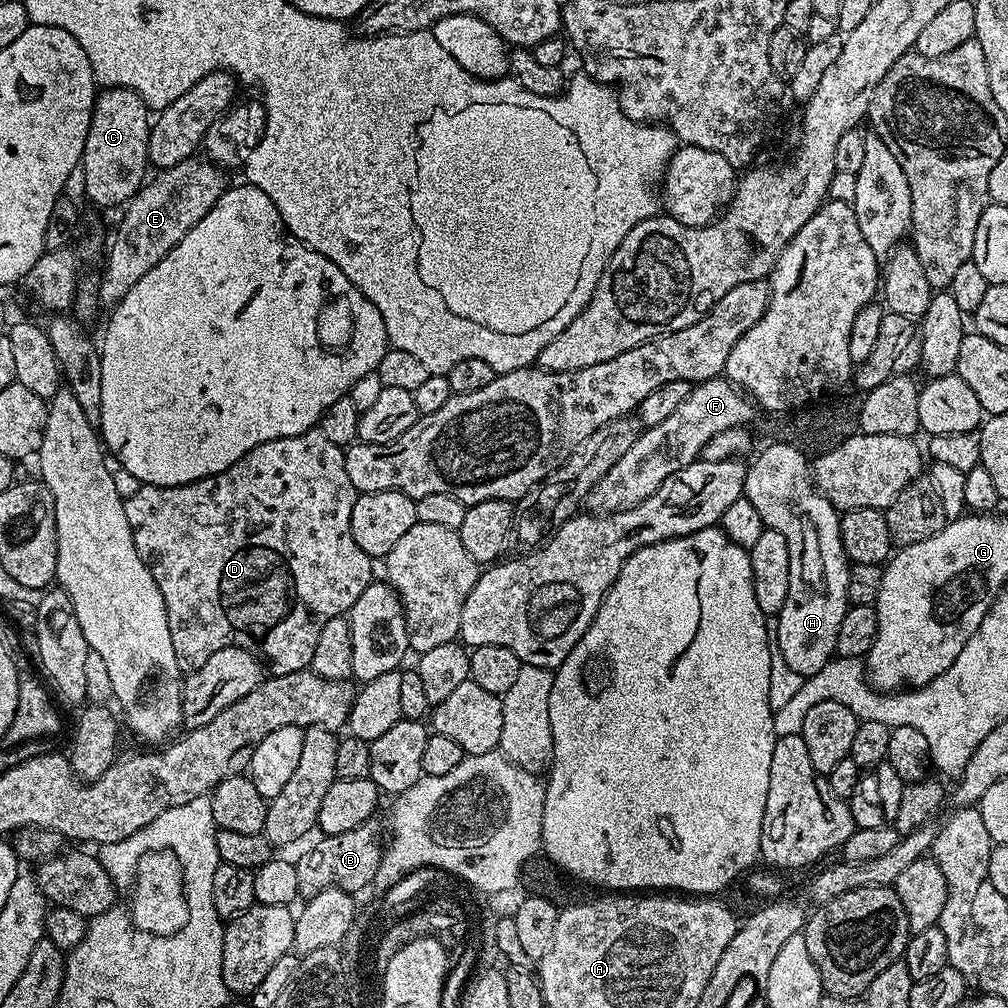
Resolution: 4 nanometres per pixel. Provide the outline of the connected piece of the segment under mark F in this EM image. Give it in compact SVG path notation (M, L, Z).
M726 378L703 380L693 387L691 394L678 405L674 414L670 414L670 418L666 418L666 422L658 422L641 431L634 446L630 446L630 450L626 450L626 454L622 454L622 458L618 458L618 462L614 462L614 466L610 466L592 487L587 507L592 507L589 509L593 513L607 514L638 506L638 502L654 494L670 476L701 459L706 442L710 442L714 434L751 425L752 408L753 401Z

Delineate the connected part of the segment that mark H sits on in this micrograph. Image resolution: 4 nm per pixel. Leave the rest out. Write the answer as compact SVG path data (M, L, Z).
M769 443L769 448L757 451L747 465L744 494L758 509L765 528L778 530L790 546L790 590L786 594L786 606L782 606L778 620L778 634L774 641L775 651L785 660L786 666L802 677L813 676L836 656L838 626L846 618L848 602L848 573L850 561L844 553L840 533L841 513L826 499L814 483L814 472L805 453L794 446Z

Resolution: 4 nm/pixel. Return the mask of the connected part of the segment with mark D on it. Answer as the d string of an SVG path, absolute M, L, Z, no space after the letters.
M318 430L303 432L290 438L278 438L270 442L262 442L262 446L254 446L234 466L222 470L213 476L195 480L182 486L154 486L143 485L133 496L127 497L124 502L126 522L132 531L134 546L146 562L154 582L158 582L158 590L162 590L162 598L166 602L166 614L170 626L170 642L174 646L174 658L178 658L181 673L196 672L210 654L218 654L226 646L238 646L247 652L253 652L258 657L272 663L271 675L294 674L312 667L314 646L318 646L318 634L322 634L322 626L330 622L330 618L347 614L358 594L366 590L368 584L373 583L373 557L368 556L354 542L354 534L350 534L350 514L354 514L354 502L358 495L356 487L350 482L346 474L344 461L345 449L339 448L334 442L326 439L326 434Z

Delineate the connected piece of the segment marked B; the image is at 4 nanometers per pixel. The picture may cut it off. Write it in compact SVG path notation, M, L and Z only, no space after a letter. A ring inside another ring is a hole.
M363 824L346 834L324 836L309 852L295 857L298 870L298 890L300 896L307 898L318 894L324 888L341 888L344 892L359 894L367 884L371 885L376 878L376 843L373 843L373 830Z

